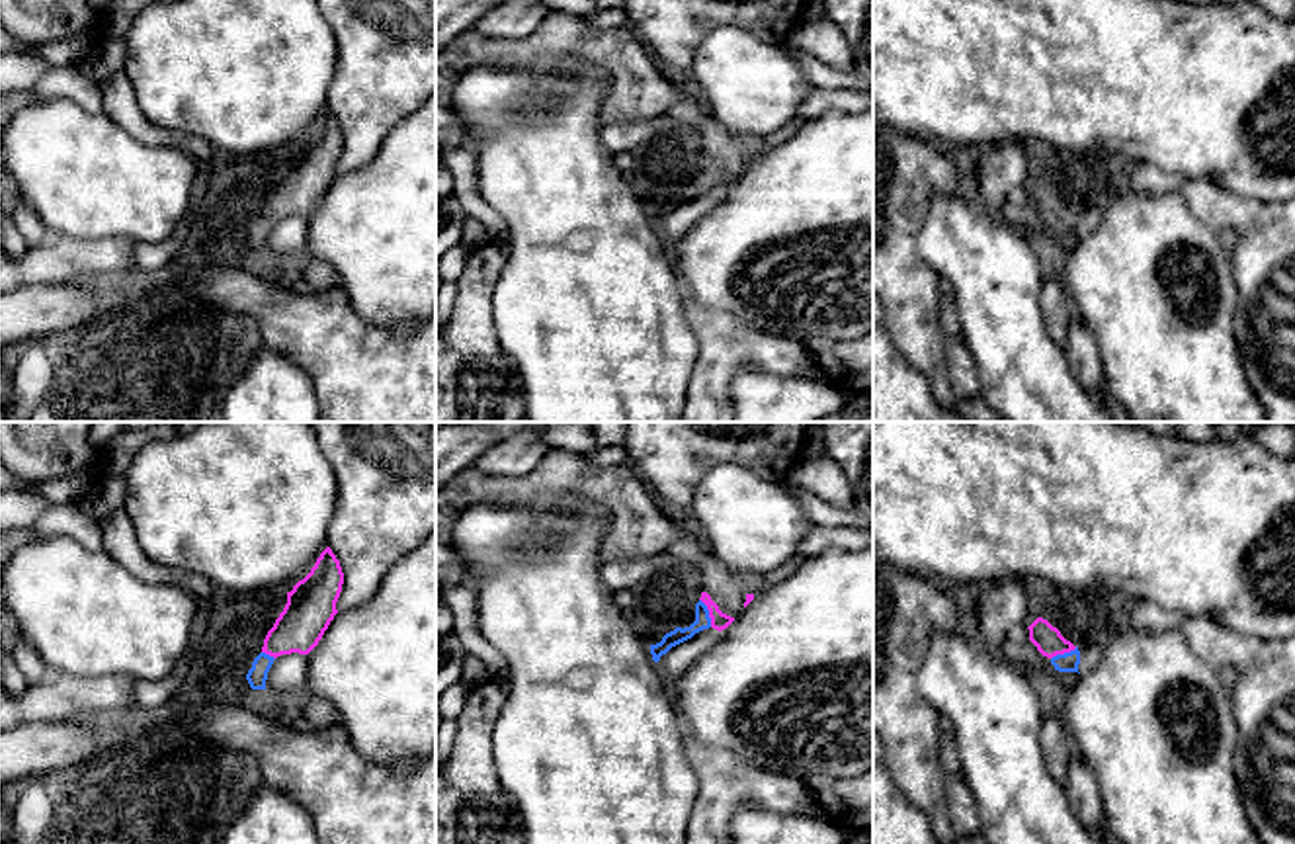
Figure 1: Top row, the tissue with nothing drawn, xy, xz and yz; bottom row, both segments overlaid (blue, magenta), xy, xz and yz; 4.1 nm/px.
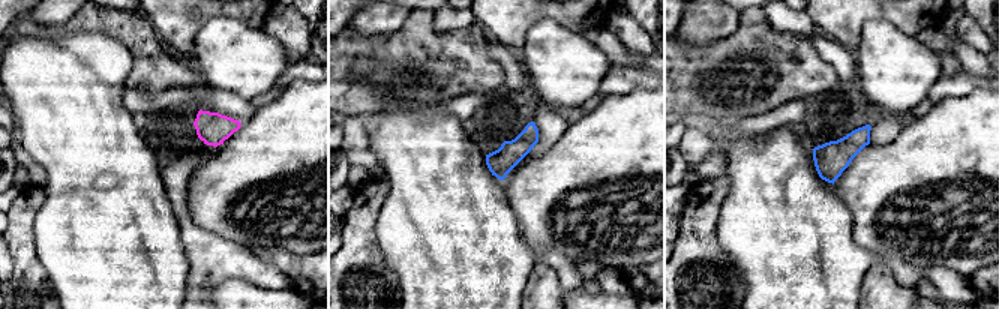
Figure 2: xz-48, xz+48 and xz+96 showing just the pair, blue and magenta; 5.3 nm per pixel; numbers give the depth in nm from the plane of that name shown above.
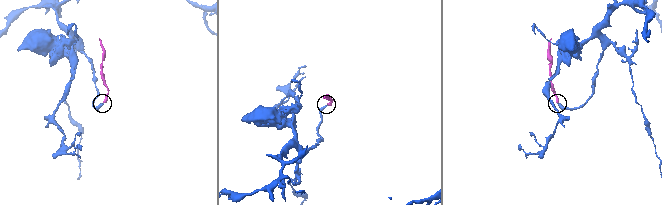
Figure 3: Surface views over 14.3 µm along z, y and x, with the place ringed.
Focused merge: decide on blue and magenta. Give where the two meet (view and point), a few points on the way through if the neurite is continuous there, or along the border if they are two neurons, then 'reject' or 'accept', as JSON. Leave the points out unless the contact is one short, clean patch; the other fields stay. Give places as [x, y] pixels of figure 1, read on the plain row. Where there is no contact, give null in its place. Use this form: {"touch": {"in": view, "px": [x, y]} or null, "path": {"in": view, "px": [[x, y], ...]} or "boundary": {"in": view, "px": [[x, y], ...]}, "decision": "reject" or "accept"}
{"touch": {"in": "xz", "px": [708, 174]}, "path": {"in": "xz", "px": [[702, 184], [708, 174], [719, 182]]}, "decision": "accept"}

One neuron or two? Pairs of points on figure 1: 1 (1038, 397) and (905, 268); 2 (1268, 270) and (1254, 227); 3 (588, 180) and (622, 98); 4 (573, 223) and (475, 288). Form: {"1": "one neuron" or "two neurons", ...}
{"1": "two neurons", "2": "one neuron", "3": "two neurons", "4": "two neurons"}

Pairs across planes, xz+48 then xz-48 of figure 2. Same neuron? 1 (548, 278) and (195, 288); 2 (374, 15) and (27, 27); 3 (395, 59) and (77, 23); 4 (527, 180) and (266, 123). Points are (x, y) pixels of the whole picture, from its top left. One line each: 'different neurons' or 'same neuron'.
1: same neuron
2: different neurons
3: same neuron
4: same neuron

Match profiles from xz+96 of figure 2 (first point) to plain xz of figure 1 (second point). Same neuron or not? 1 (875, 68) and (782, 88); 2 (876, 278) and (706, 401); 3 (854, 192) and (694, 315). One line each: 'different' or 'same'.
1: same
2: same
3: different

